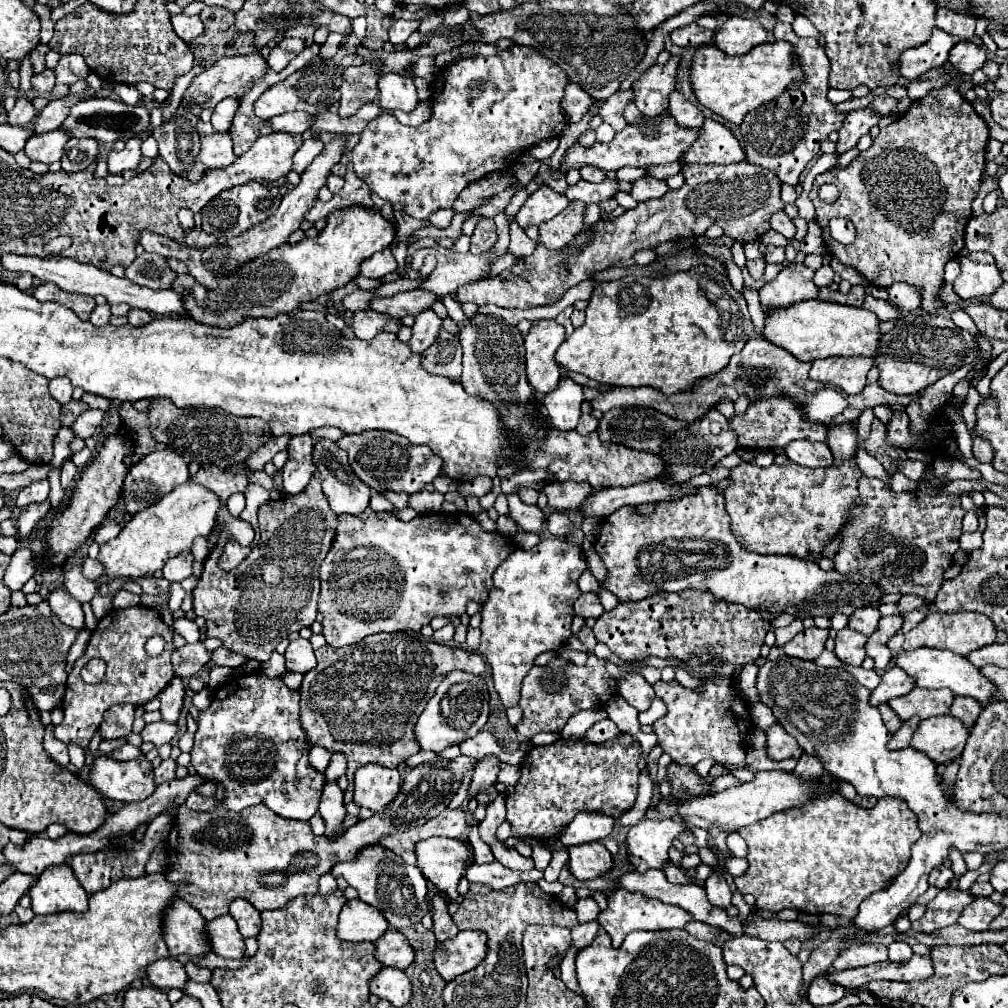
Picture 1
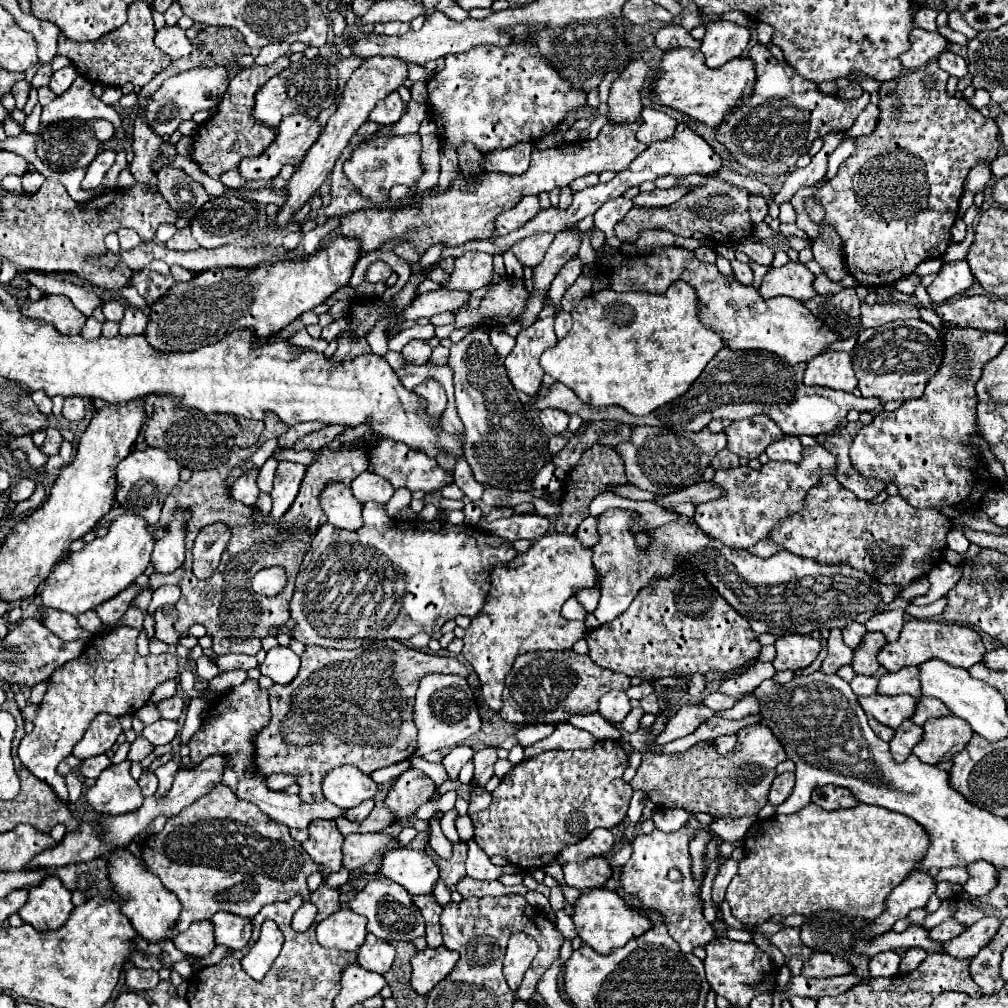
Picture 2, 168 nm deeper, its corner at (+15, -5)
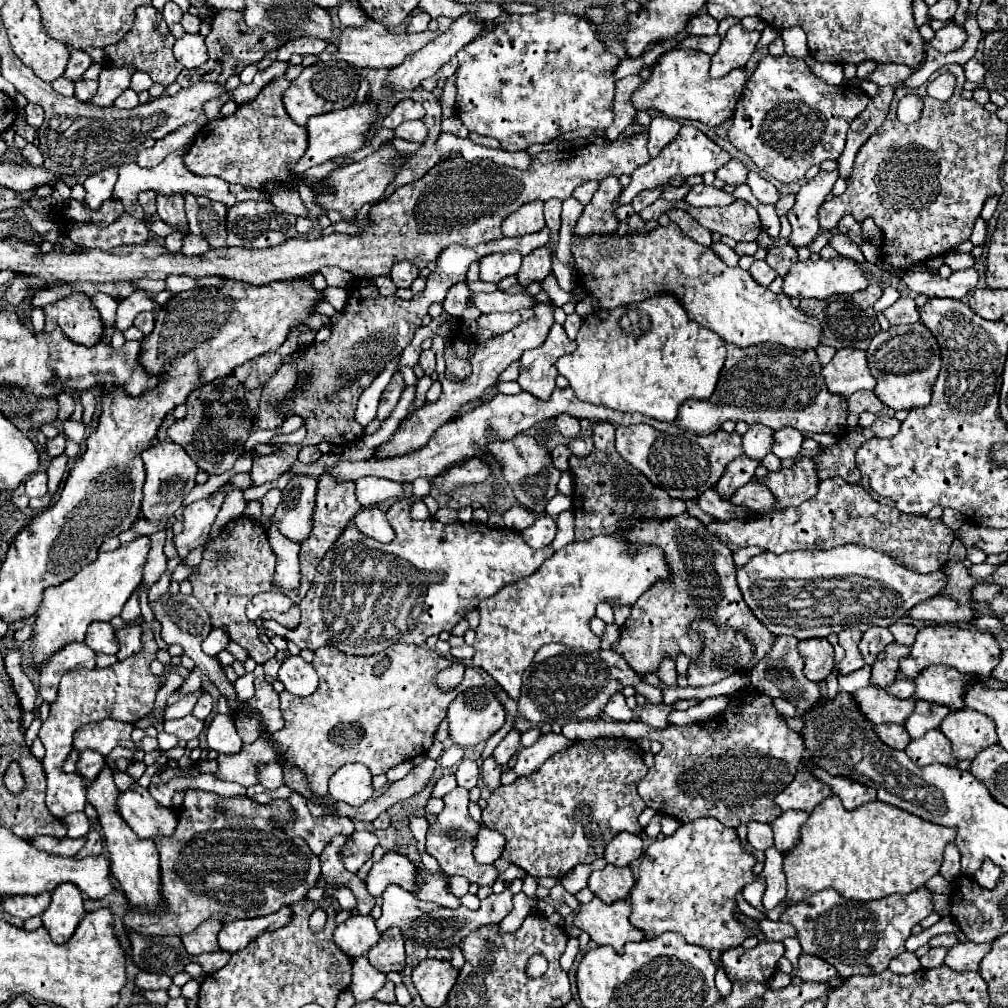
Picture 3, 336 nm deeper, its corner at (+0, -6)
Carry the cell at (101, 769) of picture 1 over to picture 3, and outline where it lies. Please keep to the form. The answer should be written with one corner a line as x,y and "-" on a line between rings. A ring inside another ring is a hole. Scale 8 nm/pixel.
137,782
129,790
119,792
117,812
141,838
171,836
177,826
177,814
171,808
159,806
147,788
141,788

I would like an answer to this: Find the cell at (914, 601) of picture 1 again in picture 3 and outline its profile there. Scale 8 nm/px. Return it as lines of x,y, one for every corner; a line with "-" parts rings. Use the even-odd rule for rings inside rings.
987,562
969,568
969,574
971,574
973,578
981,578
981,580
987,580
993,572
995,572
995,566
991,566
991,564
987,564

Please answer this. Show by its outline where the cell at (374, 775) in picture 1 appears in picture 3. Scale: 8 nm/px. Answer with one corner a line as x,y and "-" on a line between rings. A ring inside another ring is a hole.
345,764
329,780
329,794
335,800
347,802
353,808
359,808
373,796
371,772
363,764

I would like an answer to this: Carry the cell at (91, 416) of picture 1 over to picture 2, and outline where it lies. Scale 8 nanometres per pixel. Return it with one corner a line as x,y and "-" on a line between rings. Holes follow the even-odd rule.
48,427
48,429
46,429
46,435
48,435
48,437
46,437
46,441
44,441
44,447
40,447
40,451
42,451
44,455
54,455
54,453
58,453
60,441
62,441
60,431

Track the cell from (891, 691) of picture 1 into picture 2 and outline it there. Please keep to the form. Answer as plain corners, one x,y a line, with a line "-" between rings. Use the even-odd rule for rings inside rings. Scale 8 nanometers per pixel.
904,667
896,673
886,673
880,677
878,693
882,695
902,695
908,693
912,697
920,697
920,673
918,667
-
896,691
896,693
888,693

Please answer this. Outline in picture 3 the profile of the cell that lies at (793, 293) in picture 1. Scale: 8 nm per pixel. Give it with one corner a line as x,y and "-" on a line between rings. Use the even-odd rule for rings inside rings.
807,260
807,262
795,262
789,274
783,278
783,292
791,298
829,298
831,294
853,294
857,290
863,290
869,286
867,274
859,268
853,260

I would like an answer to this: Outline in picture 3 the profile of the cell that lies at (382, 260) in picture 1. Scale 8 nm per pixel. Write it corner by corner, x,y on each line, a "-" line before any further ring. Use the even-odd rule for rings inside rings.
399,262
391,268
389,278
393,280
393,284
397,288
409,288
411,282
419,276
419,270
415,266
411,266
411,262

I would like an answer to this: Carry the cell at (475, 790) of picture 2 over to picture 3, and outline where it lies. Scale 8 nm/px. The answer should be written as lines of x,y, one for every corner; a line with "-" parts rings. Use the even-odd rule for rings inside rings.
487,758
481,766
481,778
483,778
483,784
489,792
495,792
499,786
501,786
501,766
497,766
497,762
493,758

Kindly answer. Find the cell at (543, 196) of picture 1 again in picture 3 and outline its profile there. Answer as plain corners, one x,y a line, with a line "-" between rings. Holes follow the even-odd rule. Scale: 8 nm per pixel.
539,200
527,202
525,206
509,214
501,226
505,236
523,236
539,232
541,228
545,228
545,220
543,220
543,202

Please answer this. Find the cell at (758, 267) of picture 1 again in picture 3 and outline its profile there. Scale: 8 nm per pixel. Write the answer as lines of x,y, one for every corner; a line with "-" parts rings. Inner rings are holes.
755,260
755,262
751,264
749,272
751,272
751,276
753,276
761,286
769,286
769,284
777,278
777,272
775,272
773,268
769,268
767,262
759,262
759,260

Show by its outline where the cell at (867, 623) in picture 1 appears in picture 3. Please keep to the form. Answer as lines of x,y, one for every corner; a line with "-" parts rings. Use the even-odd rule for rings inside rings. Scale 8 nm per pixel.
871,628
863,634
863,638
859,642
859,650
861,650
865,662
871,666
871,662
875,662
877,654
891,642
893,642
893,636
887,628

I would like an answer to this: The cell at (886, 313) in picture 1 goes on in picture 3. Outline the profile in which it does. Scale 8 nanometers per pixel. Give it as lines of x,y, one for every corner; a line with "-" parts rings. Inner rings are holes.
905,296
899,298
893,306
889,306
887,310
883,310
885,318
889,320
891,326
899,326
899,324
915,324
919,320
919,310
915,306
915,300

